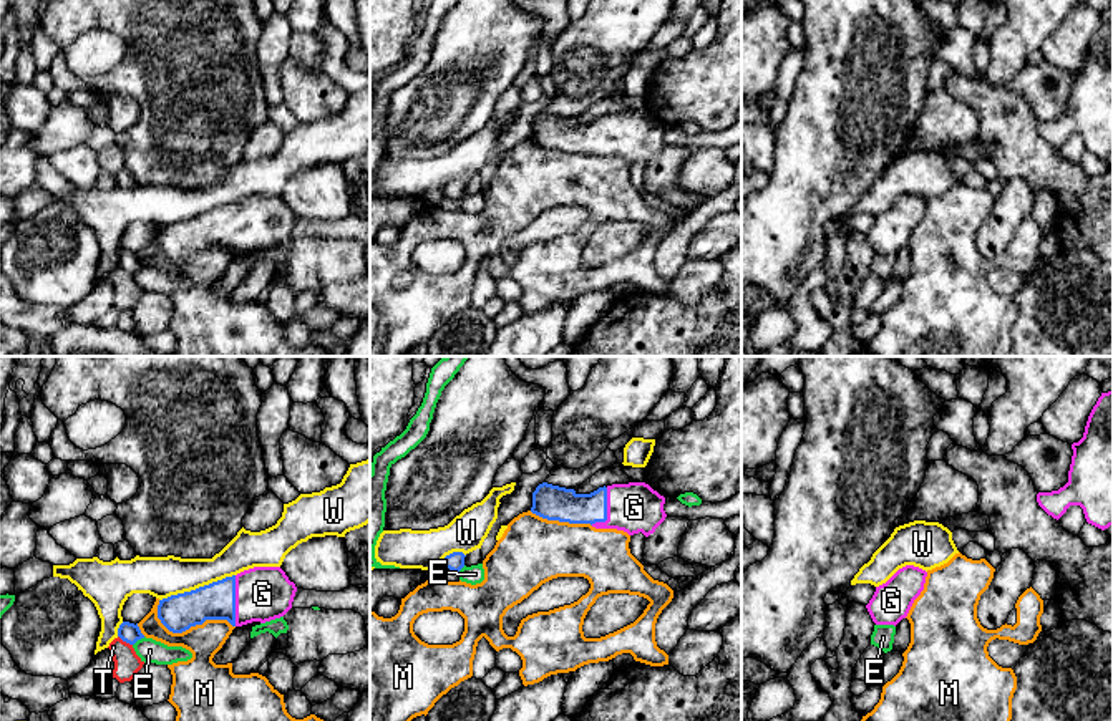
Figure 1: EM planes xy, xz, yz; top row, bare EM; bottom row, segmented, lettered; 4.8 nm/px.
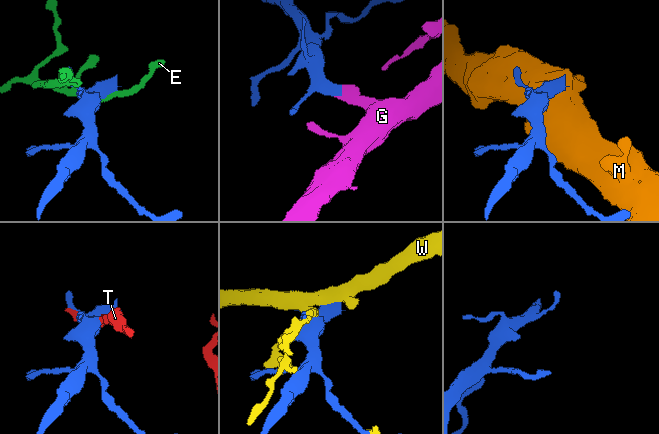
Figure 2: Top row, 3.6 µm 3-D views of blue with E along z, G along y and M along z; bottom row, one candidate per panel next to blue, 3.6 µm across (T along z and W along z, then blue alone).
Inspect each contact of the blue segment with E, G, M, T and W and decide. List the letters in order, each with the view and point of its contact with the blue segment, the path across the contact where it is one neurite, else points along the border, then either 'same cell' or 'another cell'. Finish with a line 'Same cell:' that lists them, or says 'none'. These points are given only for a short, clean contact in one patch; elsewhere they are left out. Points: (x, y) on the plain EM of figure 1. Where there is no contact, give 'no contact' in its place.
E: meets blue in xy at (138, 267); another cell
G: meets blue in xy at (234, 229); runs through xy (216, 229), (234, 229), (262, 222); same cell
M: meets blue in xy at (189, 256); another cell
T: meets blue in xy at (125, 269); another cell
W: meets blue in xy at (196, 217); another cell
Same cell: G

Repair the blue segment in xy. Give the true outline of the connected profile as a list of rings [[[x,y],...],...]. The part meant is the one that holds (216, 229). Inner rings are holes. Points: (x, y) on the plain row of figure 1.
[[[254,196],[159,229],[158,247],[173,262],[206,249],[227,249],[232,255],[265,252],[292,237],[295,220],[295,212],[280,196]]]

